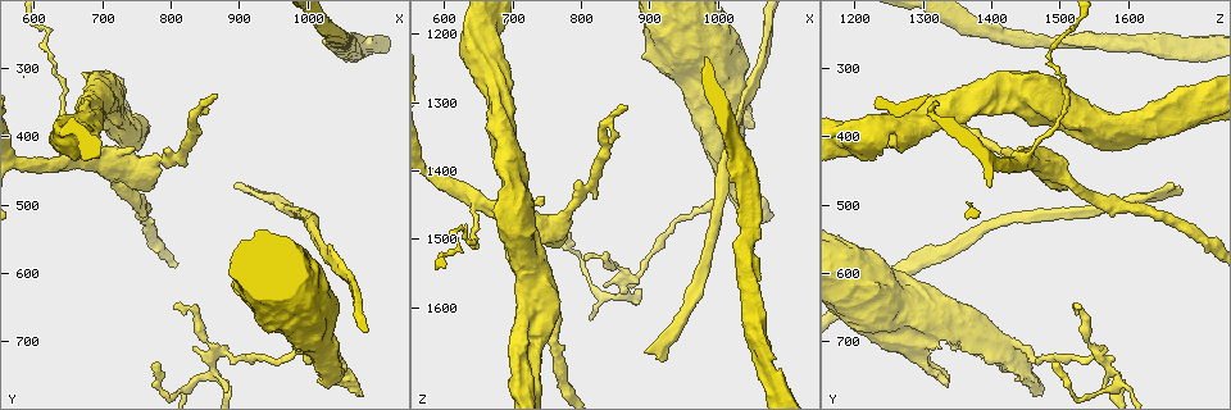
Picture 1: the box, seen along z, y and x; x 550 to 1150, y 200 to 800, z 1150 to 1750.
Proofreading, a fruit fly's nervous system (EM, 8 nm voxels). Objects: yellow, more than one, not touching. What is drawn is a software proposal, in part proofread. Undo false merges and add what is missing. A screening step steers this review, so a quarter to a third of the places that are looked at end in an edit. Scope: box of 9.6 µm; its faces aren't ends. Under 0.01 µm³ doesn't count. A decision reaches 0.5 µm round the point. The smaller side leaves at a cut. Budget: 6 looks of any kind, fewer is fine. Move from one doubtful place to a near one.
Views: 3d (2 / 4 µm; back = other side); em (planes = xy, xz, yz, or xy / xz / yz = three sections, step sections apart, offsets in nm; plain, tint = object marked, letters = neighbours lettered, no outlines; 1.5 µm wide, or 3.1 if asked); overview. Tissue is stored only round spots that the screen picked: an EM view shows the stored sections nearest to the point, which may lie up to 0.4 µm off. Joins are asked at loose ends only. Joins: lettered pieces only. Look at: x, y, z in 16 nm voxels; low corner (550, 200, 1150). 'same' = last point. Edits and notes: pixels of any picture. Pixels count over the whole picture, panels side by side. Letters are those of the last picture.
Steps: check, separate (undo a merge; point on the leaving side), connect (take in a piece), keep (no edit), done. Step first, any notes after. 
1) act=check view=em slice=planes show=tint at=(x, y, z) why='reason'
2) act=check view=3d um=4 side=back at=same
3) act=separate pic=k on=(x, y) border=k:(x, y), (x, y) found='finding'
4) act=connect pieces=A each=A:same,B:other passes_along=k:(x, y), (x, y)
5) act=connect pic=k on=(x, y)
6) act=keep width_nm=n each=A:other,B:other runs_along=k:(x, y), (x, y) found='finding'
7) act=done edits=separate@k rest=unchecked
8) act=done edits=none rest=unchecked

act=check view=em slice=xy step=8 show=tint at=(895, 470, 1665) why='an open end'

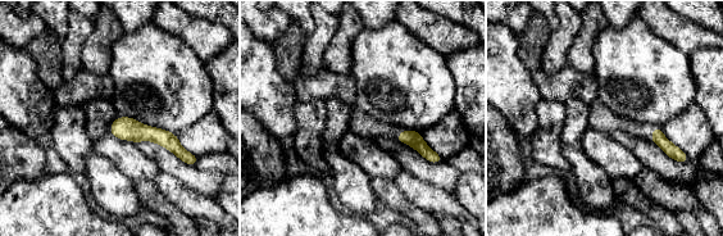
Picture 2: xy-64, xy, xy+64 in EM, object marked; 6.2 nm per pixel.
act=check view=em slice=planes show=letters at=same

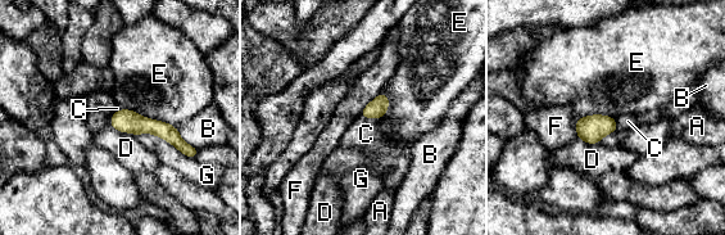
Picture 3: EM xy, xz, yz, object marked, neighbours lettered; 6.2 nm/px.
act=connect pieces=C width_nm=120 longest_contact=G:400nm each=A:other,B:other,C:same,D:other,E:other,F:other,G:other found='it goes on there'

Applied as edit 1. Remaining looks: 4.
act=check view=em slice=yz step=8 show=tint at=(850, 695, 1540)

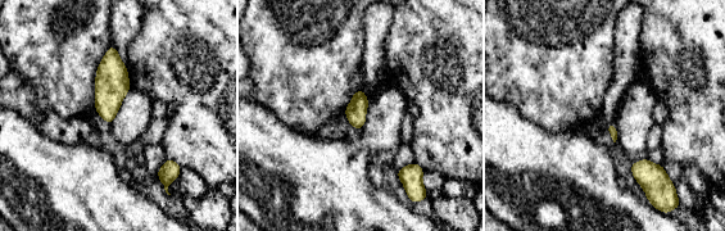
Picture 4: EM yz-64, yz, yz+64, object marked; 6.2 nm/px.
act=check view=em slice=planes show=letters at=same why='another direction'

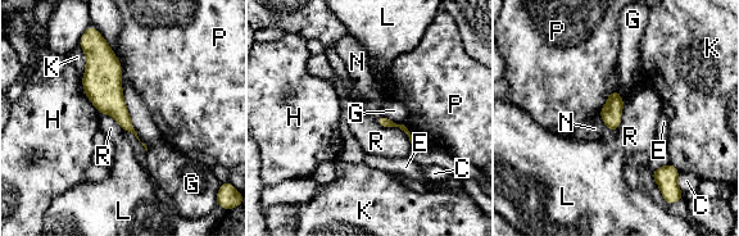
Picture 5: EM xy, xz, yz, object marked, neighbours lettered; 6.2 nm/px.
act=keep width_nm=70 each=C:other,E:other,G:other,H:other,K:other,L:other,N:other,P:other,R:other found='continuous, no second cell'

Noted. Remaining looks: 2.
act=done edits=connect@3 rest=unchecked

